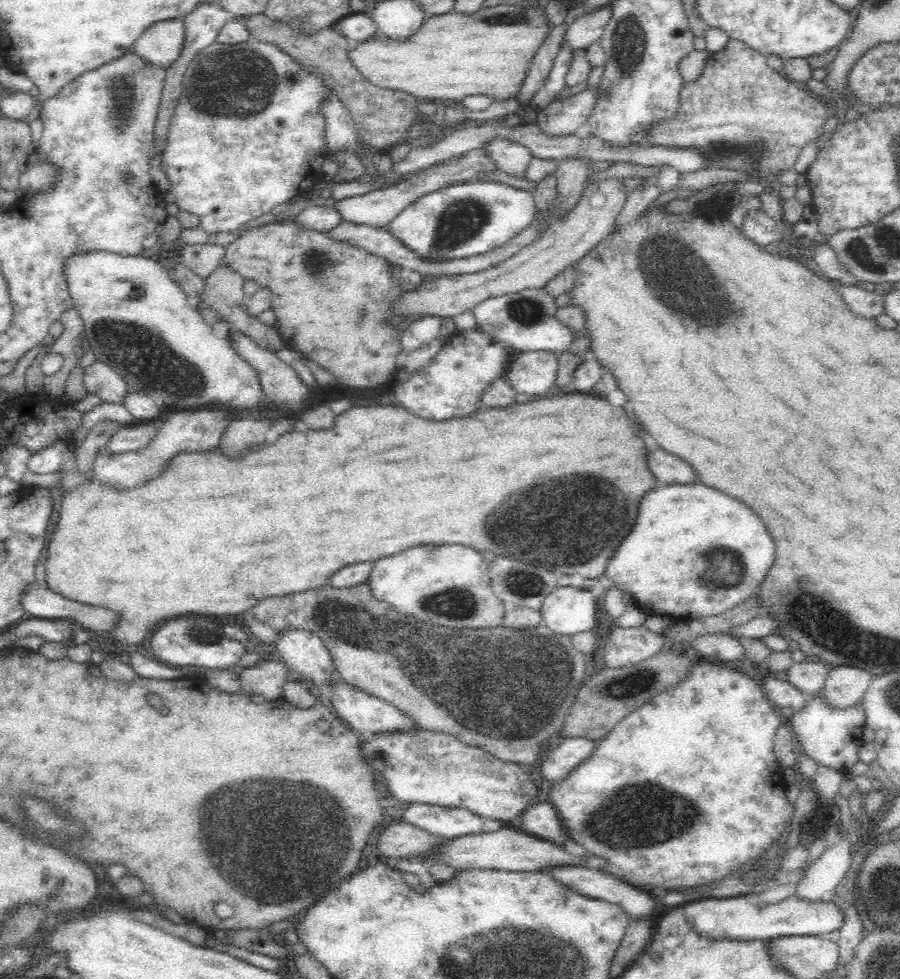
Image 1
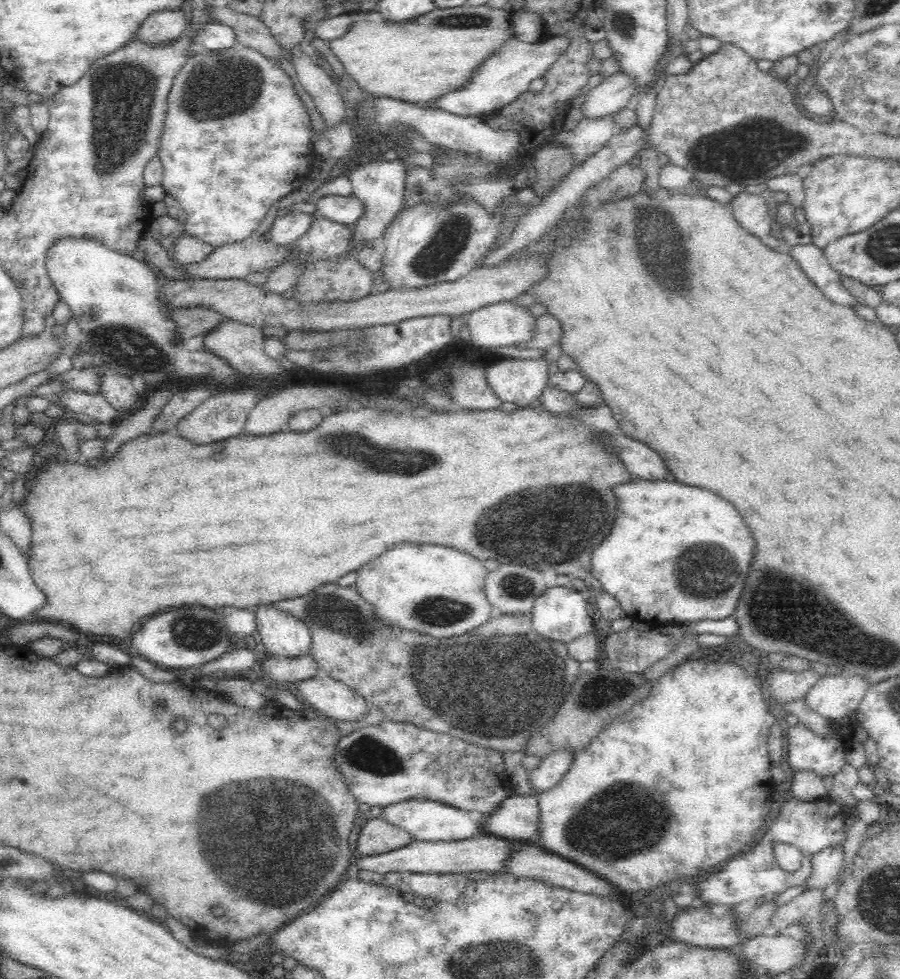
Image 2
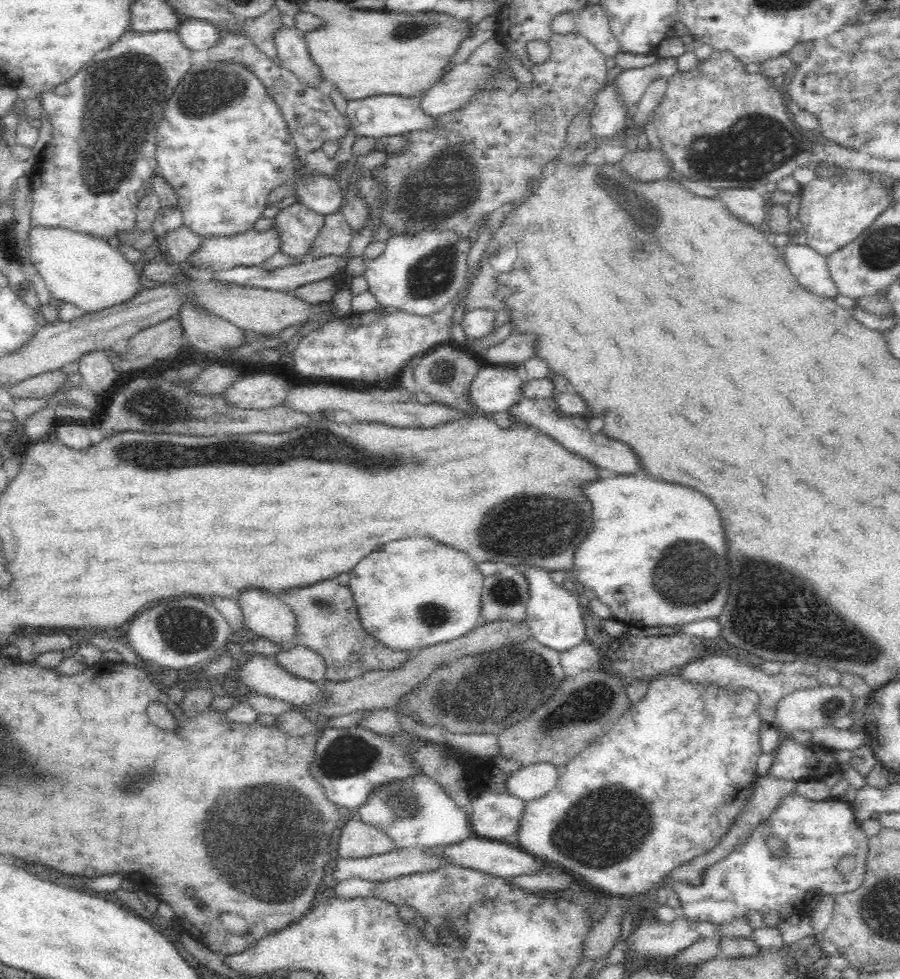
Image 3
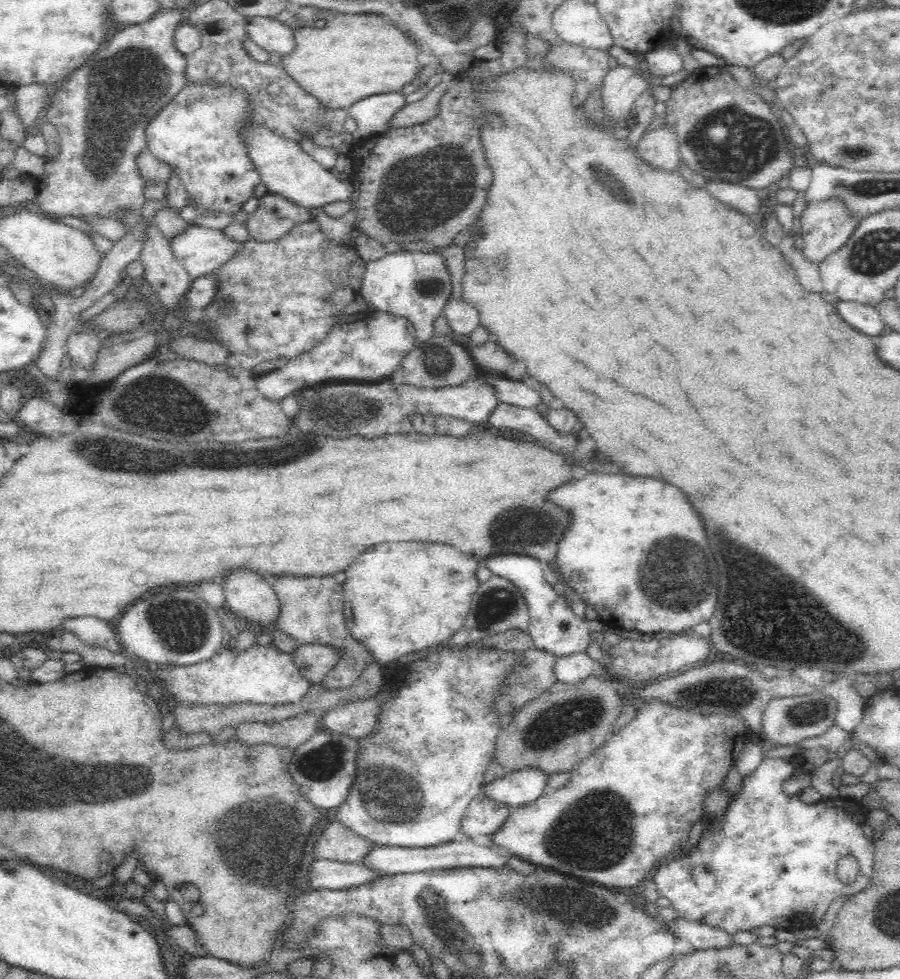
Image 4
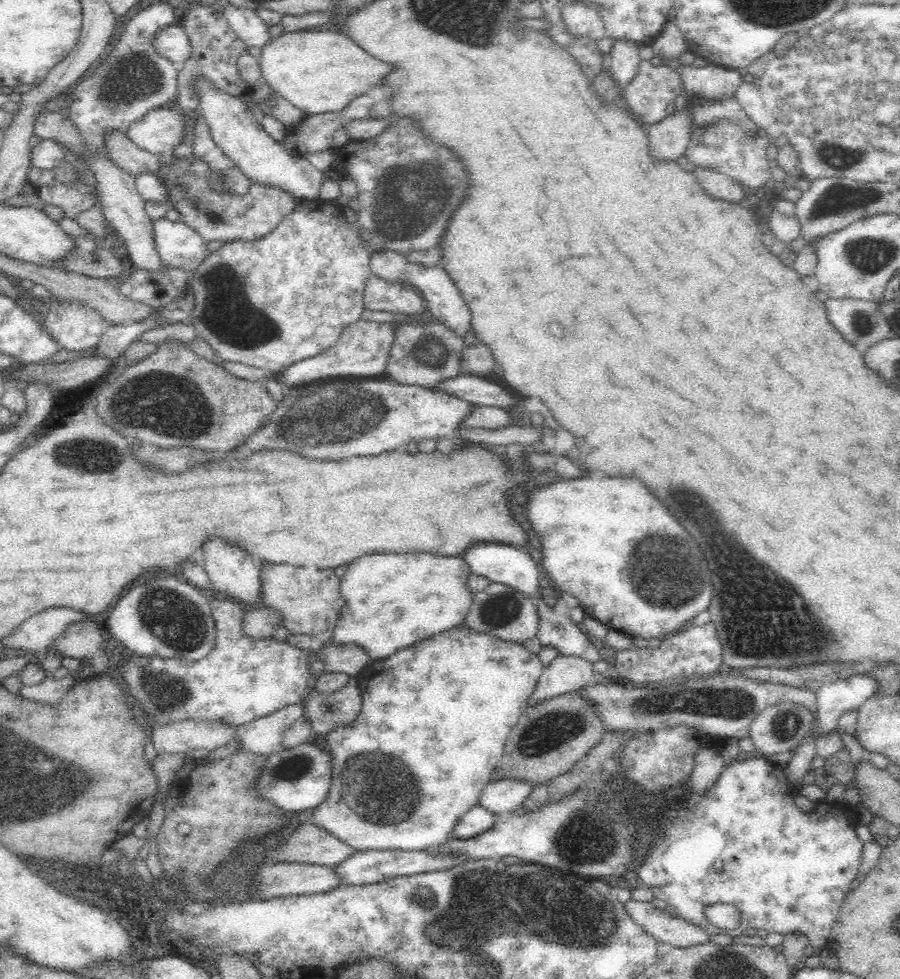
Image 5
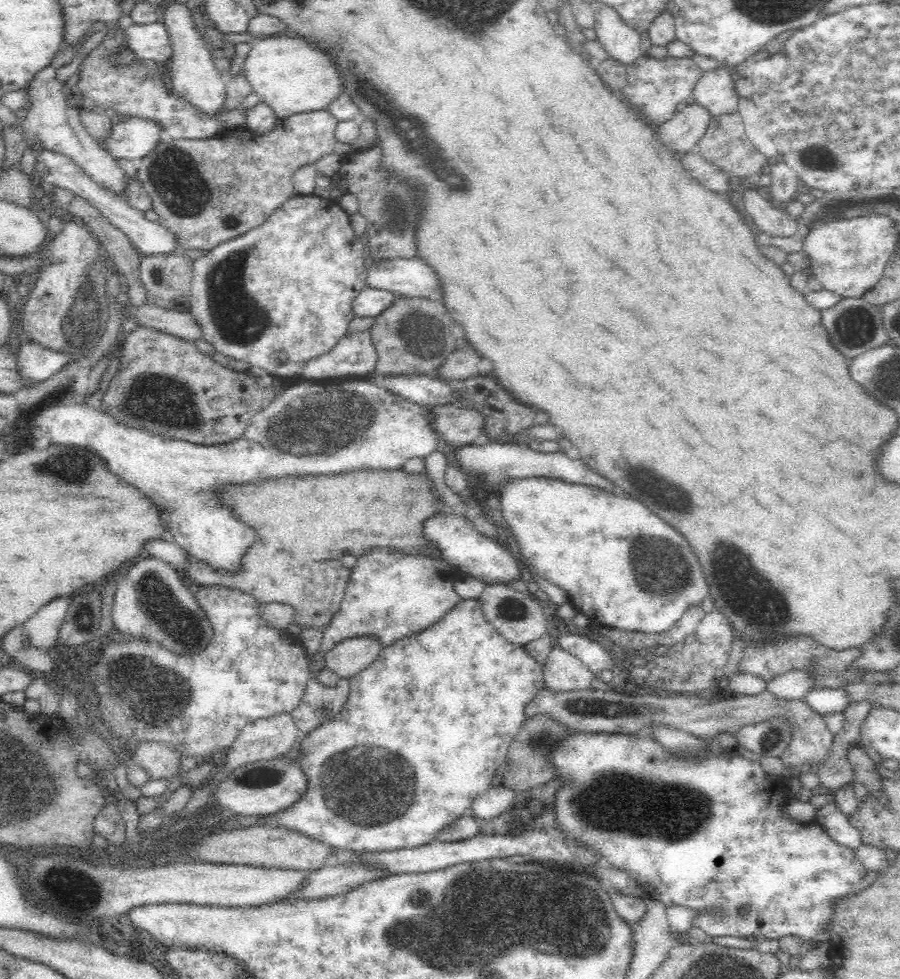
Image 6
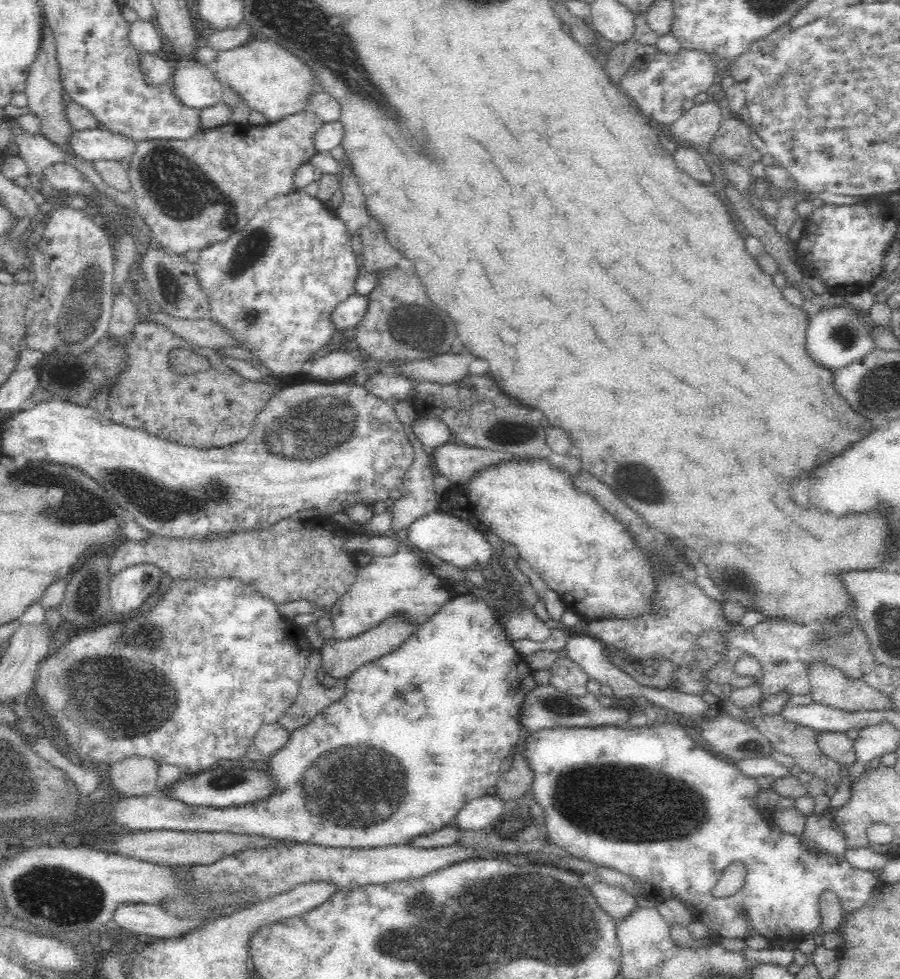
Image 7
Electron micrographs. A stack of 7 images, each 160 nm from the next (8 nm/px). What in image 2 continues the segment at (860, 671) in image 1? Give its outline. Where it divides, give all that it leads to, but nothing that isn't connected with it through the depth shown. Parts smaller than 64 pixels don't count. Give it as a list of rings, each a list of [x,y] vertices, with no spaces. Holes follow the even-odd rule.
[[[844,671],[841,674],[828,672],[810,689],[806,697],[809,705],[823,717],[842,718],[856,713],[868,687],[868,680],[861,674],[845,673]]]

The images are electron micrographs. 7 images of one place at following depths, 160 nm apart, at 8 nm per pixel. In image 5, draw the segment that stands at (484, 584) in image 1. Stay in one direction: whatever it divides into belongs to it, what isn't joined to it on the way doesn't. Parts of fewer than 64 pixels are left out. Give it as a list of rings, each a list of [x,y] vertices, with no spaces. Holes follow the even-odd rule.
[[[402,551],[390,554],[368,554],[356,558],[341,576],[340,592],[345,600],[332,644],[351,644],[362,649],[370,660],[383,661],[399,650],[417,645],[418,642],[436,637],[441,632],[456,629],[465,622],[473,601],[468,586],[472,574],[463,555],[434,554],[433,551]]]

